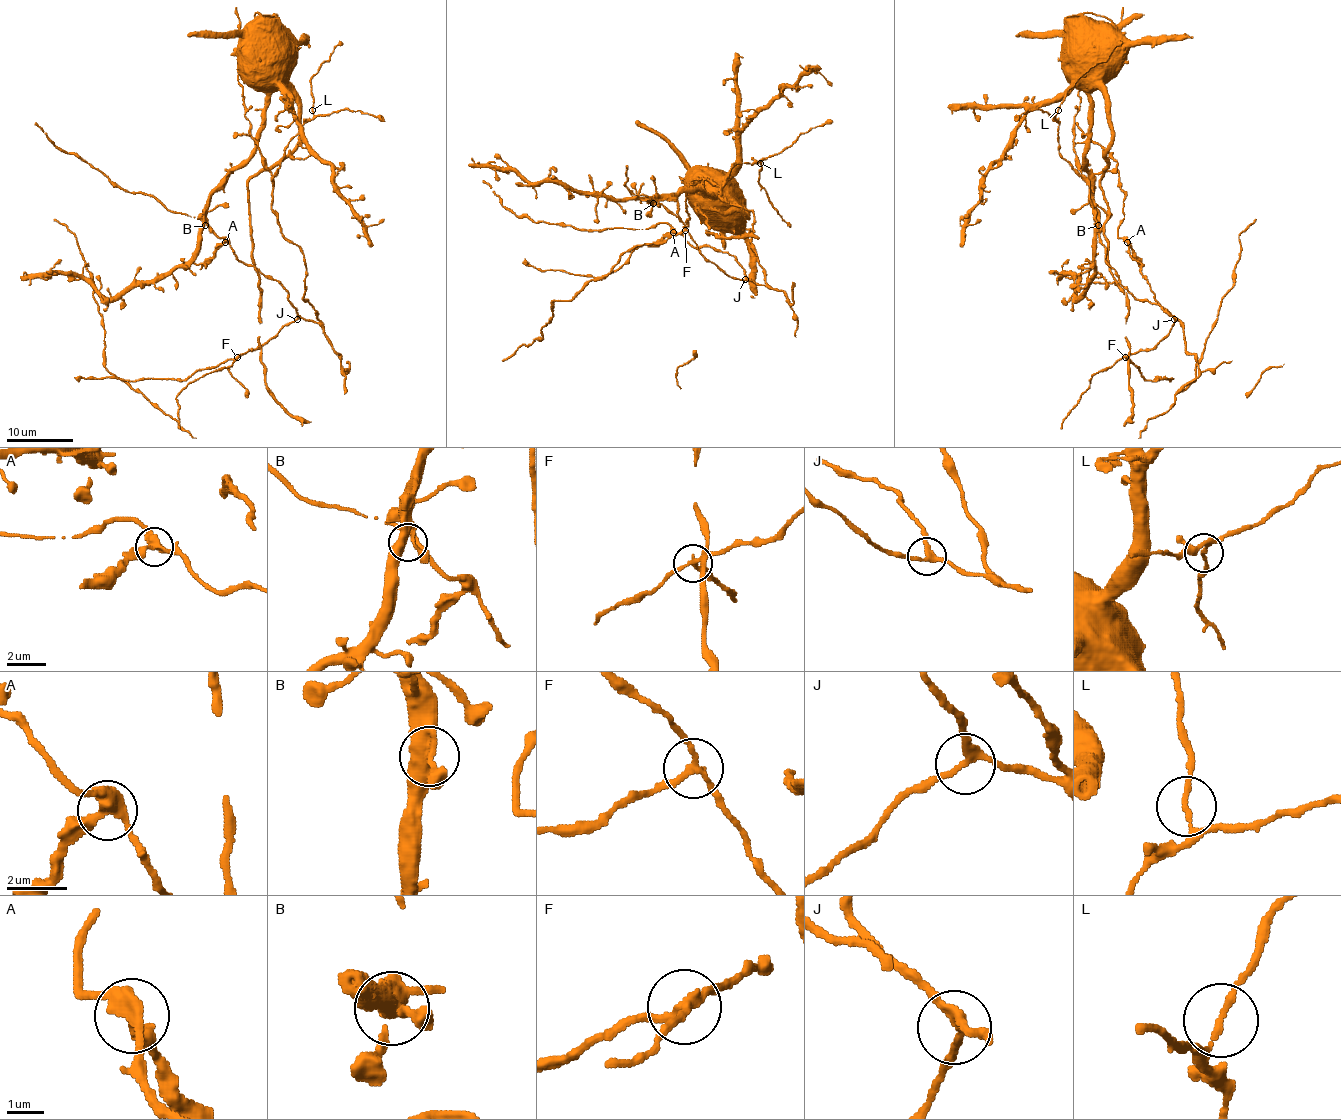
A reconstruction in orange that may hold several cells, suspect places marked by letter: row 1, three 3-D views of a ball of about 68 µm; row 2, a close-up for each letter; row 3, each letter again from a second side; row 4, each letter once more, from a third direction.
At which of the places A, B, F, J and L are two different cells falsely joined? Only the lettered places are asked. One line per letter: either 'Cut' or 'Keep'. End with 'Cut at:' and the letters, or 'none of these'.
A: Cut
B: Keep
F: Cut
J: Keep
L: Cut
Cut at: A, F, L

